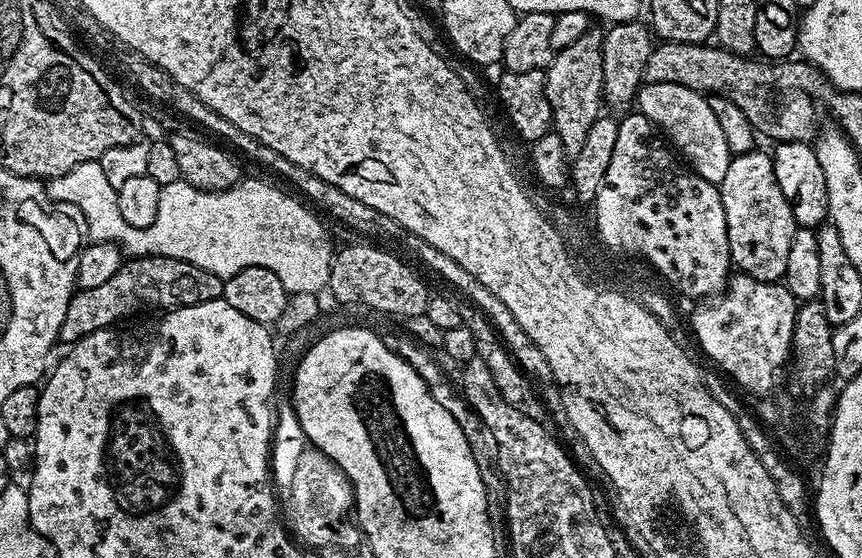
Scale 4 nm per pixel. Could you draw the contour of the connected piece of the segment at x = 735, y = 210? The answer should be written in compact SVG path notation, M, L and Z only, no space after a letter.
M753 150L733 155L730 170L719 184L722 206L726 210L726 230L733 265L741 273L758 282L775 284L783 281L786 261L790 258L790 242L797 222L774 178L772 157L766 151Z

